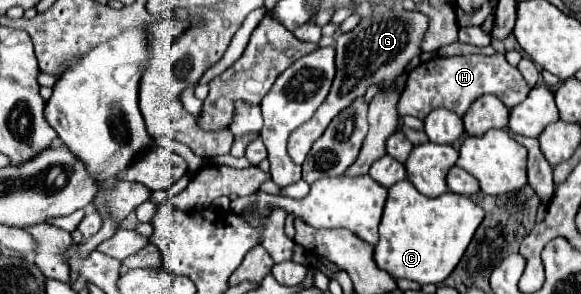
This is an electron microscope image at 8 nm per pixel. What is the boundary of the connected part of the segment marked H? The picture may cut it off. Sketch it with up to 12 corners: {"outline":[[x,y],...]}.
{"outline":[[496,53],[432,57],[408,73],[400,117],[460,117],[484,93],[508,109],[530,87]]}

